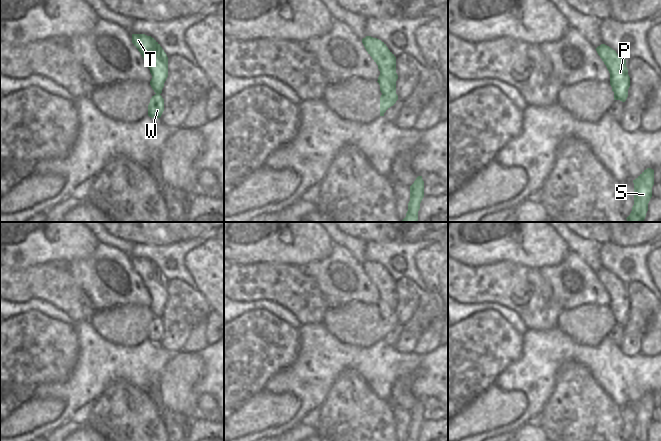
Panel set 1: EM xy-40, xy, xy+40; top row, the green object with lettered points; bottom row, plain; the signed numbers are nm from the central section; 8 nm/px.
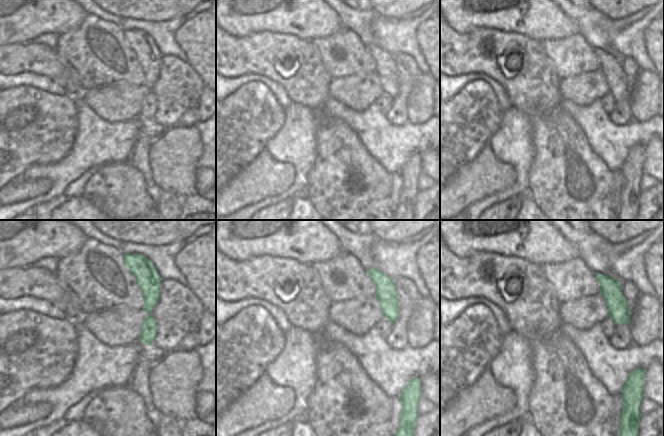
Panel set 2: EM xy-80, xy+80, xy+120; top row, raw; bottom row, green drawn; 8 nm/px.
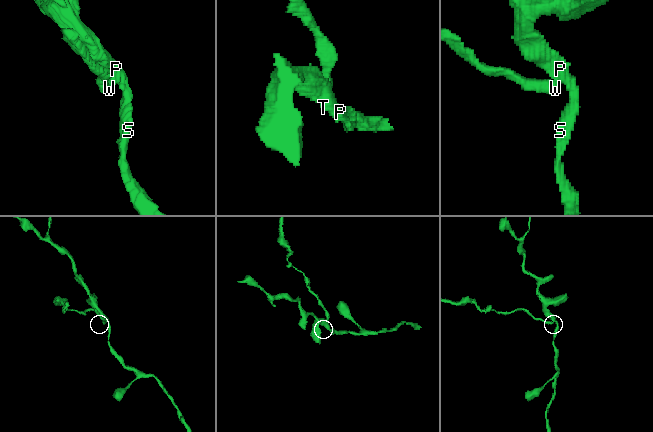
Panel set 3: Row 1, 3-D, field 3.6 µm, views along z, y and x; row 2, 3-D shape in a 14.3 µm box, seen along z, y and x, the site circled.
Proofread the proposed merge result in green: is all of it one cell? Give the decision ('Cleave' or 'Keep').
Cleave.

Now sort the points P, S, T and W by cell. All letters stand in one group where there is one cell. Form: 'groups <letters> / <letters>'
groups P S T / W

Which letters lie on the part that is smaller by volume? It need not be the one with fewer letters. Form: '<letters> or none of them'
W

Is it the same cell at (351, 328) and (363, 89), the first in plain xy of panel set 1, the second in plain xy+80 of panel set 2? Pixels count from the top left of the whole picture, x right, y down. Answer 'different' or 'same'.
same

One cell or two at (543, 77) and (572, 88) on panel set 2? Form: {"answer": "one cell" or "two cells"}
{"answer": "two cells"}

